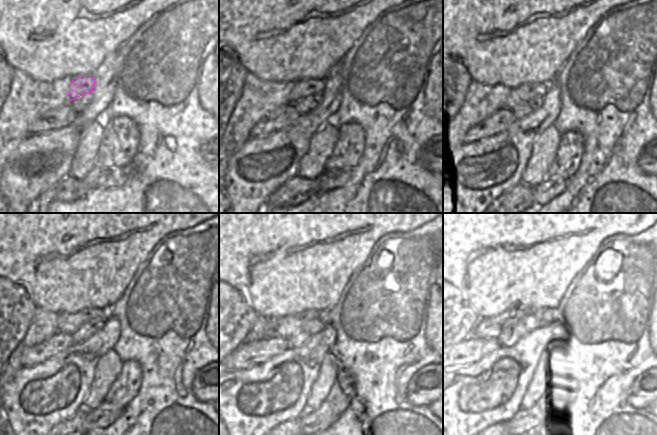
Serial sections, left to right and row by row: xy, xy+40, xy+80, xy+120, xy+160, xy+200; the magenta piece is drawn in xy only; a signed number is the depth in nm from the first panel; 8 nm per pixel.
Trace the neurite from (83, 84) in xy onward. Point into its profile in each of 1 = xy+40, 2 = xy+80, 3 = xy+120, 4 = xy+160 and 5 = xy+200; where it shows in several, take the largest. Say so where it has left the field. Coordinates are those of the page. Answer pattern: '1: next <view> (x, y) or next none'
1: next xy+40 (305, 87)
2: next xy+80 (526, 91)
3: next xy+120 (67, 323)
4: next xy+160 (288, 326)
5: next xy+200 (514, 329)

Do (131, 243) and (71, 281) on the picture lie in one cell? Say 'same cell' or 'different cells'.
same cell

